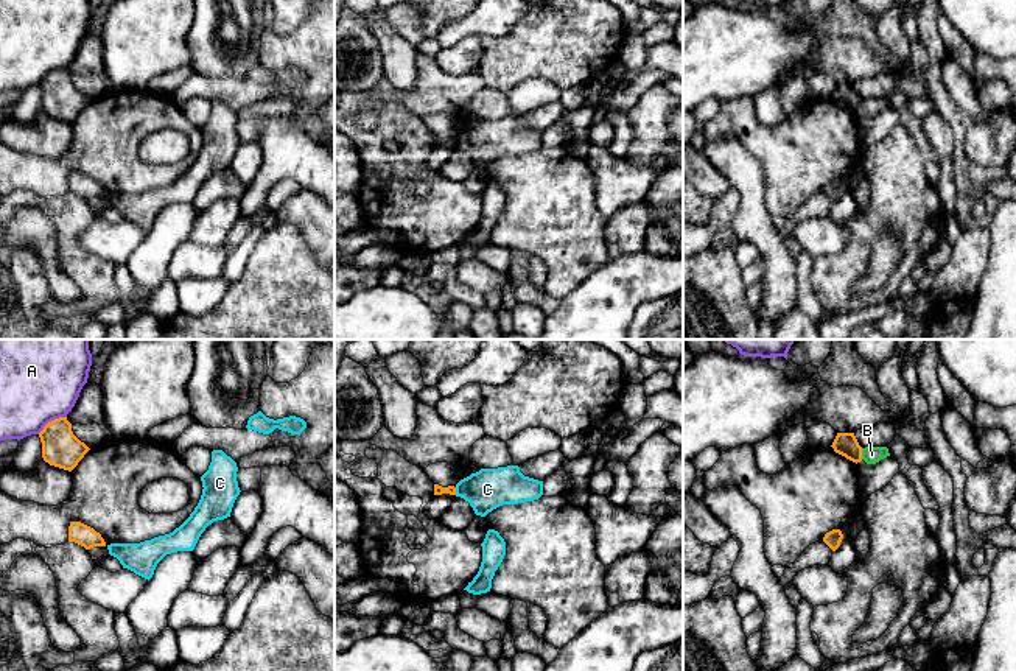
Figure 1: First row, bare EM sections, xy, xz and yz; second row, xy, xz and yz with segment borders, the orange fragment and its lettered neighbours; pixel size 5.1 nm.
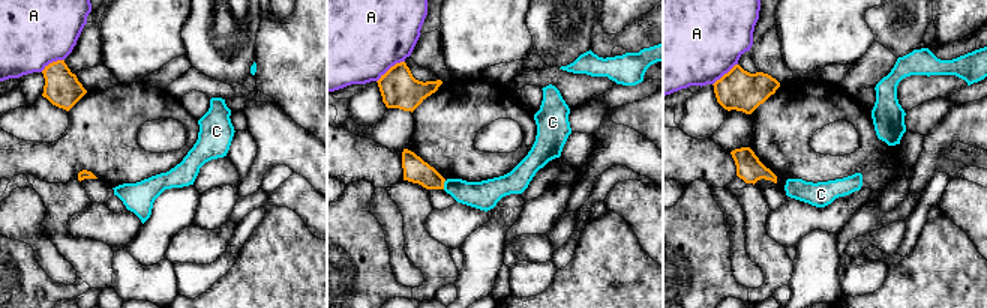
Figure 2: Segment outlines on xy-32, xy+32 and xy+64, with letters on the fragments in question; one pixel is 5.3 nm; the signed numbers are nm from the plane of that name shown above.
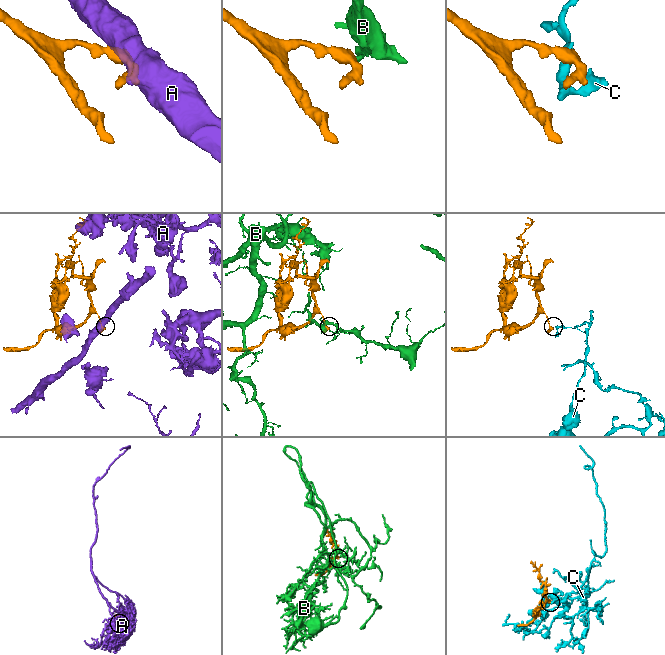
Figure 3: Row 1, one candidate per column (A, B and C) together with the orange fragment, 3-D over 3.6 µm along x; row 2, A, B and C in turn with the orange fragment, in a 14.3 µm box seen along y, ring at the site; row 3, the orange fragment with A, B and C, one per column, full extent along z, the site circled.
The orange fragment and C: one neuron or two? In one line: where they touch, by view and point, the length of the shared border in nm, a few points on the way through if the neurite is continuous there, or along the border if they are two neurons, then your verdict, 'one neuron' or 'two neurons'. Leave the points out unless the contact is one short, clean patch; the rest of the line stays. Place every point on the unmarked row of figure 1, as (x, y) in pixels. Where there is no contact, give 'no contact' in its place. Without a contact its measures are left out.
meets orange in xz at (455, 142); contact 40 nm long; border along xz (455, 139), (456, 145); two neurons

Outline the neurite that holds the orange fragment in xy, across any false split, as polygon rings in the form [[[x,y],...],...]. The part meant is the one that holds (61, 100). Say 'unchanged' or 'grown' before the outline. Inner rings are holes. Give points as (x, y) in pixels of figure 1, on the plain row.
unchanged | [[[67,69],[48,73],[39,84],[39,89],[44,112],[68,123],[72,123],[90,101],[73,86],[72,75]]]

